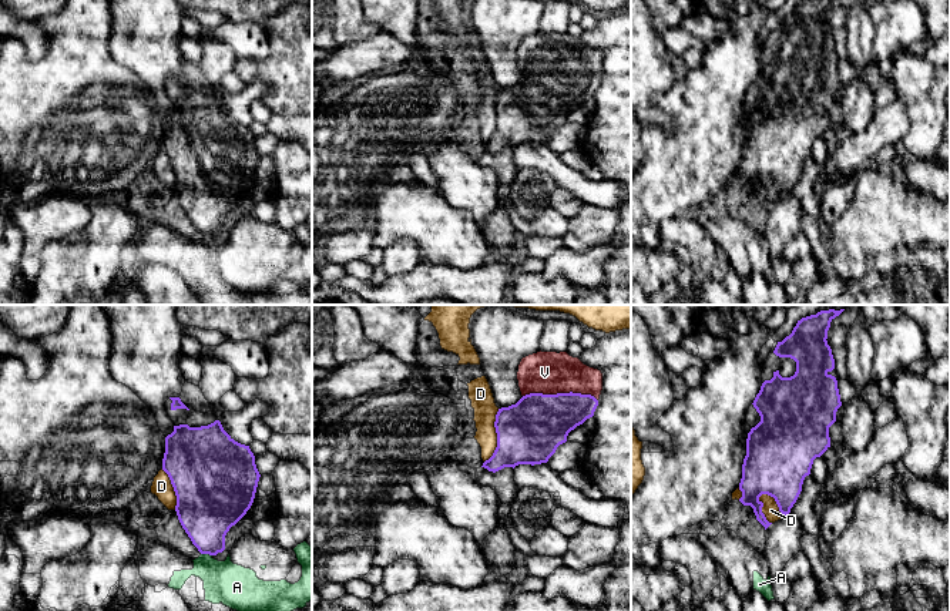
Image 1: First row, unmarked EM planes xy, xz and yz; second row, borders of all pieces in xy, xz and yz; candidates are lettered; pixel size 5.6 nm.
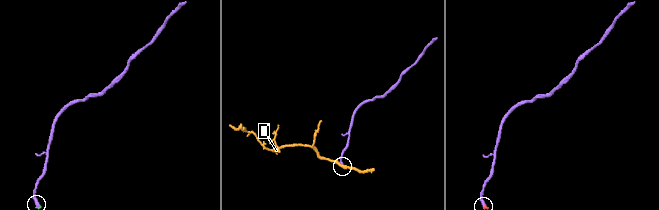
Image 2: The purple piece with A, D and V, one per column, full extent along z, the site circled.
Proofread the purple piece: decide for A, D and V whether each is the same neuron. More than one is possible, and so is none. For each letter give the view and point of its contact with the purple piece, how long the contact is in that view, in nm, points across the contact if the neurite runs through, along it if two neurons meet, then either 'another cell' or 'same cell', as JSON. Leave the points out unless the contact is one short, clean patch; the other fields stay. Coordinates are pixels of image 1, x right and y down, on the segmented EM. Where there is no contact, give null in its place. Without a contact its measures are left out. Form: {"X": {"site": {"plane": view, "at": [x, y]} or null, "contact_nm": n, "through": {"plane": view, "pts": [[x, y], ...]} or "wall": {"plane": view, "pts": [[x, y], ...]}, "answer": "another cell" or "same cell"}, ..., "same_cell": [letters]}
{"A": {"site": {"plane": "xy", "at": [207, 553]}, "contact_nm": 70, "wall": {"plane": "xy", "pts": [[201, 553], [211, 556]]}, "answer": "another cell"}, "D": {"site": {"plane": "yz", "at": [775, 500]}, "contact_nm": 190, "wall": {"plane": "yz", "pts": [[758, 497], [769, 494], [785, 514]]}, "answer": "another cell"}, "V": {"site": {"plane": "xz", "at": [560, 393]}, "contact_nm": 420, "answer": "same cell"}, "same_cell": ["V"]}

